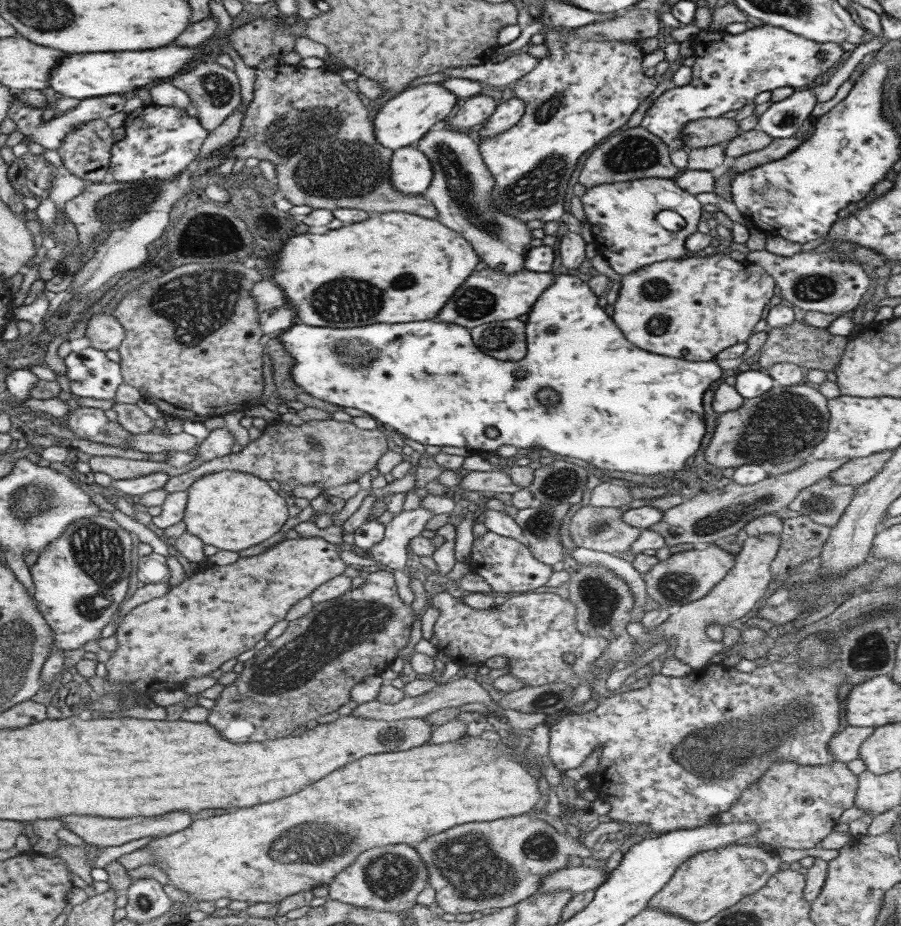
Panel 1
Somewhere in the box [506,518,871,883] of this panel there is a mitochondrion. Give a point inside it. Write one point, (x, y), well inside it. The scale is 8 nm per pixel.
(719, 754)

